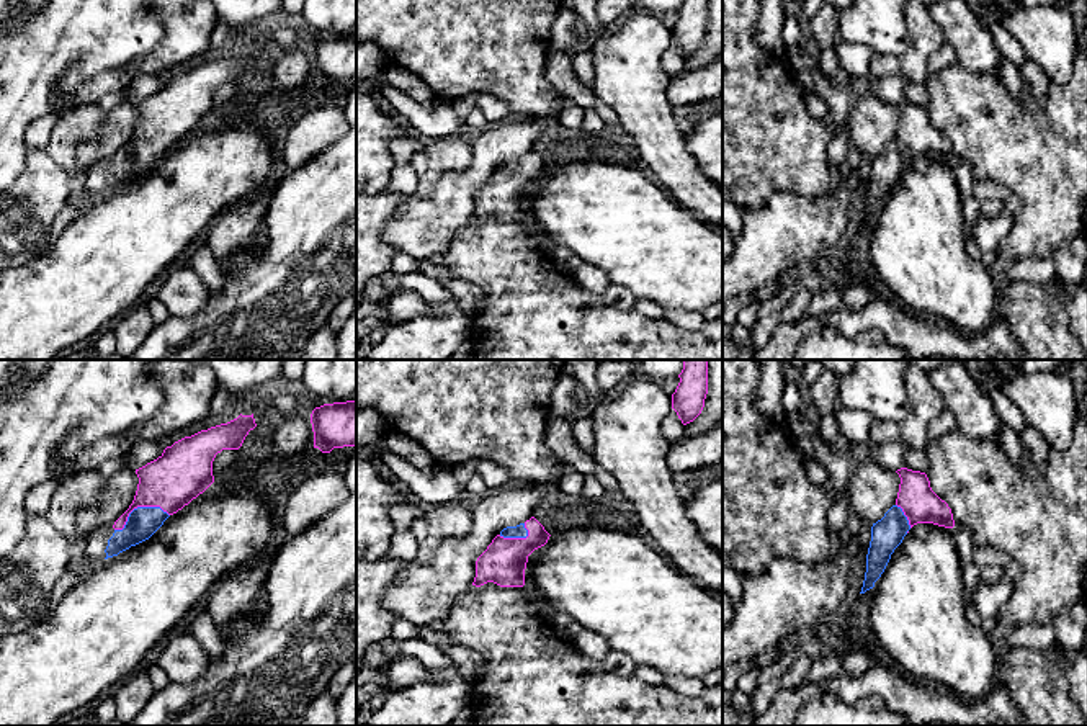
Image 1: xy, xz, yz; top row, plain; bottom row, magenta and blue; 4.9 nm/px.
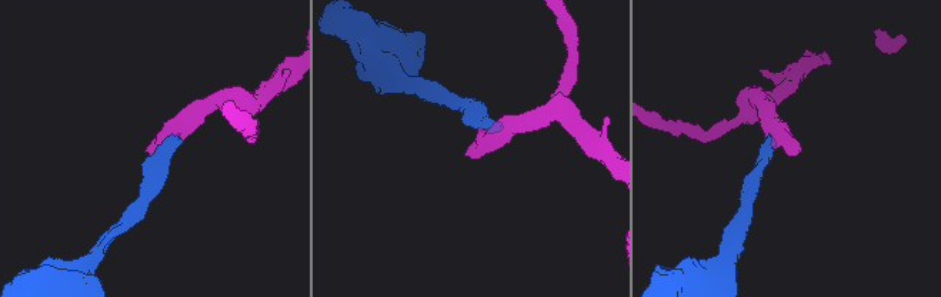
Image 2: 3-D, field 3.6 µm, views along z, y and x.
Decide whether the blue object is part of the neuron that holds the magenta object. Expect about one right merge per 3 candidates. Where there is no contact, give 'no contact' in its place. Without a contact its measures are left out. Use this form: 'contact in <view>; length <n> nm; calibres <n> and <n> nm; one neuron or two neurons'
contact in xy; length 280 nm; calibres 280 and 160 nm; one neuron

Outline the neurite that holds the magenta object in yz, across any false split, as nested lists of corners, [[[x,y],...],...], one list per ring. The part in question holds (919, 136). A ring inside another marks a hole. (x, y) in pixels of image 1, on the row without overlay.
[[[901,101],[896,137],[871,160],[871,175],[866,188],[866,206],[860,227],[875,221],[884,206],[891,188],[902,177],[907,165],[917,157],[933,157],[953,162],[951,142],[930,121],[925,106]]]

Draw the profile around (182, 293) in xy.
[[[173,265],[155,298],[167,307],[170,317],[188,317],[206,306],[209,294],[191,267]]]

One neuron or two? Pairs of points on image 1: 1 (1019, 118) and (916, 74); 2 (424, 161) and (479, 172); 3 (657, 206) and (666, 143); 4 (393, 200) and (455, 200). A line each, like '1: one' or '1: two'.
1: two
2: two
3: two
4: two

